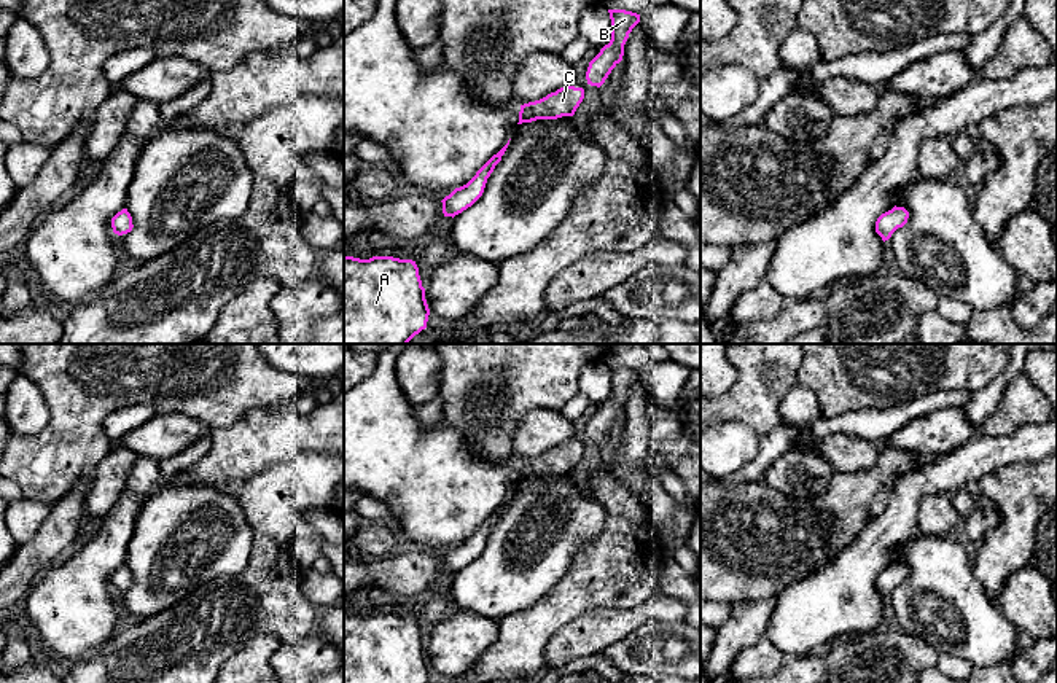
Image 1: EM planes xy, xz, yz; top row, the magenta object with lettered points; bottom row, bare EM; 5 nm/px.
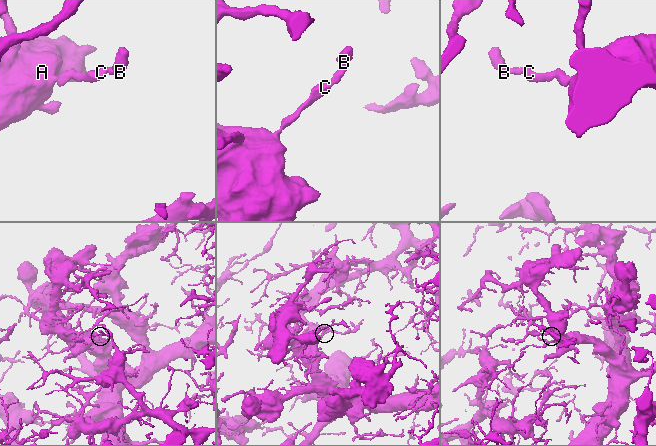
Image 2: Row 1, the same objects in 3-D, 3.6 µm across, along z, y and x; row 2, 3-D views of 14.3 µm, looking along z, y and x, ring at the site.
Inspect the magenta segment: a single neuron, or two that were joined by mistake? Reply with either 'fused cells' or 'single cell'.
fused cells

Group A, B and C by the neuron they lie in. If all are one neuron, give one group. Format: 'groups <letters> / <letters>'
groups A / B C

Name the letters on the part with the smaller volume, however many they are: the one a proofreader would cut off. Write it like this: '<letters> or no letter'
B, C

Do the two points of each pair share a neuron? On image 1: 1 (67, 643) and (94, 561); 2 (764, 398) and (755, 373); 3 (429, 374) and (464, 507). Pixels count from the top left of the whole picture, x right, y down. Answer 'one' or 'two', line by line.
1: one
2: one
3: two

